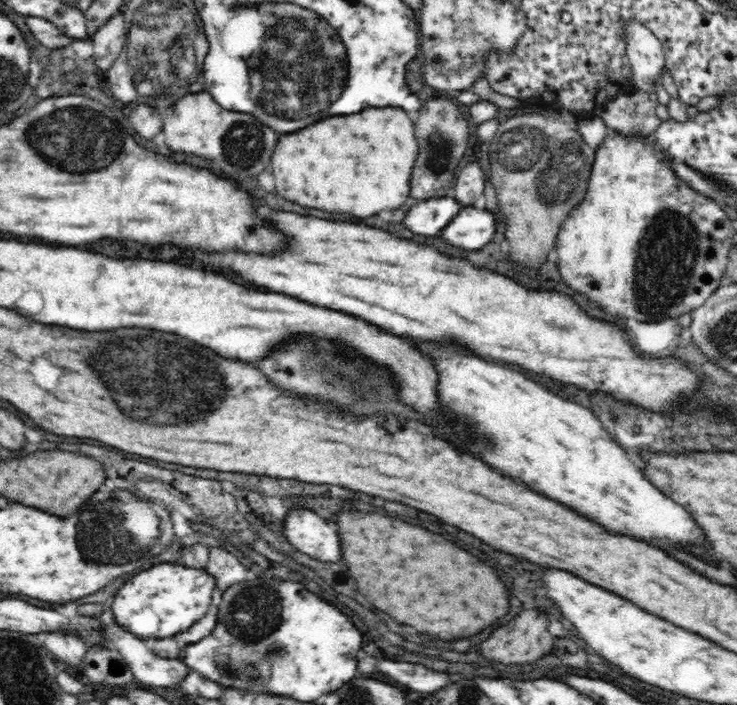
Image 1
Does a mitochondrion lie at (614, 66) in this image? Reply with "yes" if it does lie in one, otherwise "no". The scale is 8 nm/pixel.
yes

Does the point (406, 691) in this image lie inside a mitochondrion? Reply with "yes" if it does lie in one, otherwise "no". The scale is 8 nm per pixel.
no

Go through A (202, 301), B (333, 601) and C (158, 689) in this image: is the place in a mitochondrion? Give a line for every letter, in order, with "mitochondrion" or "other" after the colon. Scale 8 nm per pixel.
A: other
B: other
C: other

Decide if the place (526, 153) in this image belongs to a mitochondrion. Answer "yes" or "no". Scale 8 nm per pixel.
yes

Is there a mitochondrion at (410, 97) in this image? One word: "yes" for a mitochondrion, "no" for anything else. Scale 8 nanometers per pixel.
no

